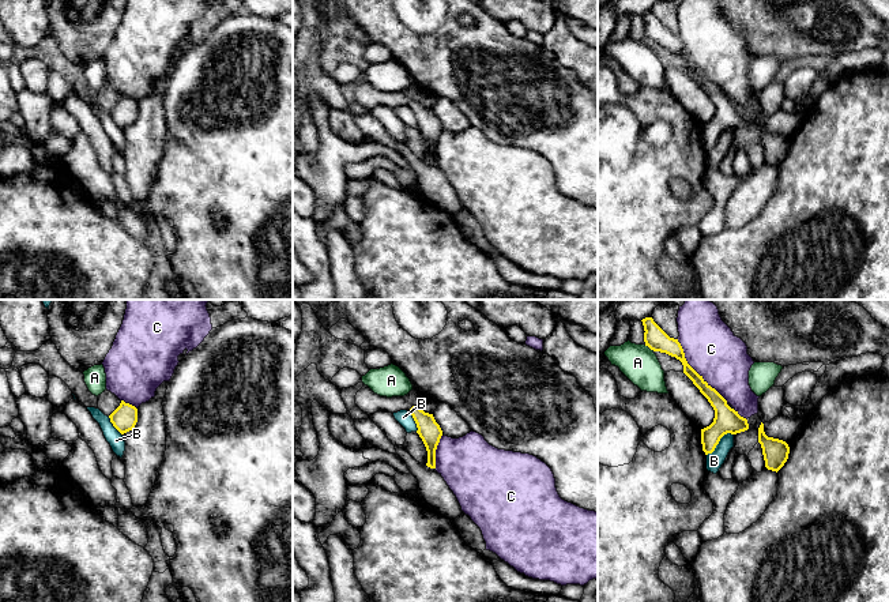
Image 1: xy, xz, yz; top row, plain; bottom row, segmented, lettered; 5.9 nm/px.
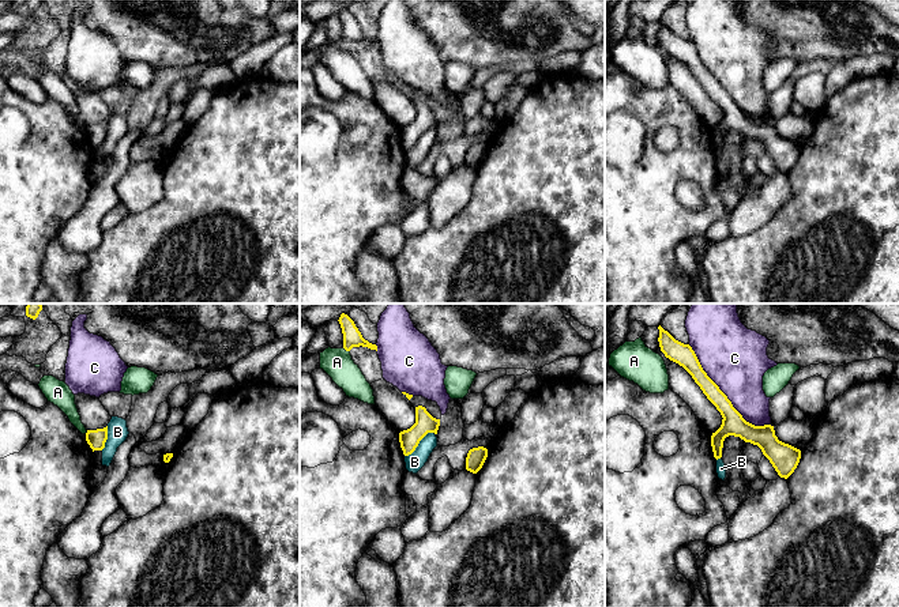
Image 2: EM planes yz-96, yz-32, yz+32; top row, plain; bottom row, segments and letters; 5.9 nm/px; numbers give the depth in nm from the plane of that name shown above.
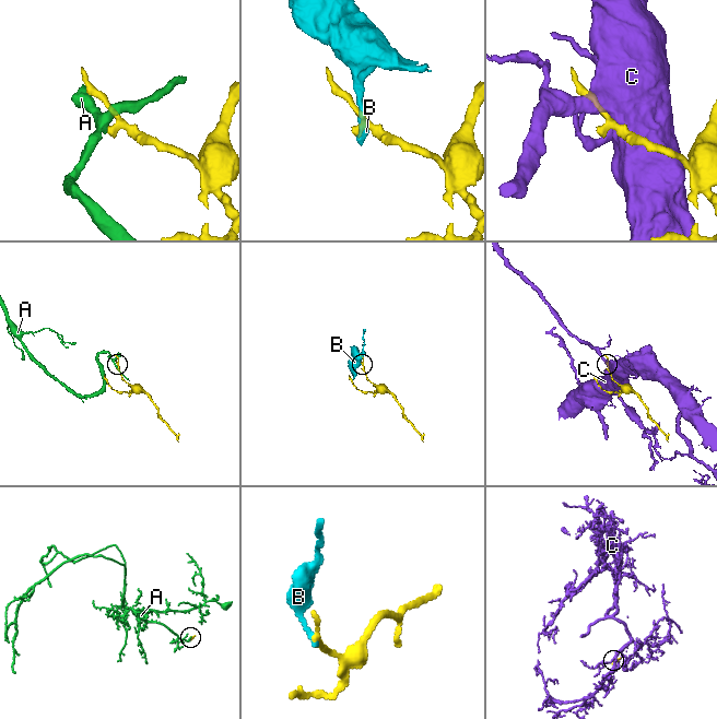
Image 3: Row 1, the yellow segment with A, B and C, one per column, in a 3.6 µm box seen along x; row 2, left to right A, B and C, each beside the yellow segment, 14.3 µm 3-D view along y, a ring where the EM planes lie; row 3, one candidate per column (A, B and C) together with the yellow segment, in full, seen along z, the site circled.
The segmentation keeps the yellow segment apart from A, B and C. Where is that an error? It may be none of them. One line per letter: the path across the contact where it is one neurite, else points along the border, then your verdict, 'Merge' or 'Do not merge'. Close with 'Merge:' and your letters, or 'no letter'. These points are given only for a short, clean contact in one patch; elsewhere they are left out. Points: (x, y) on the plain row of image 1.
A: Do not merge
B: Boundary: yz (733, 128), (726, 128), (707, 150). Do not merge
C: Do not merge
Merge: no letter

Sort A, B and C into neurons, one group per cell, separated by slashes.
A / B / C

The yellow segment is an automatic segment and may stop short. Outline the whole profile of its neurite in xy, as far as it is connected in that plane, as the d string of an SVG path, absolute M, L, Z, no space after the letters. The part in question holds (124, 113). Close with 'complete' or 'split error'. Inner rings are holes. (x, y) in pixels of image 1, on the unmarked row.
M121 95L120 101L109 110L113 121L121 128L132 125L138 117L138 104Z; complete

